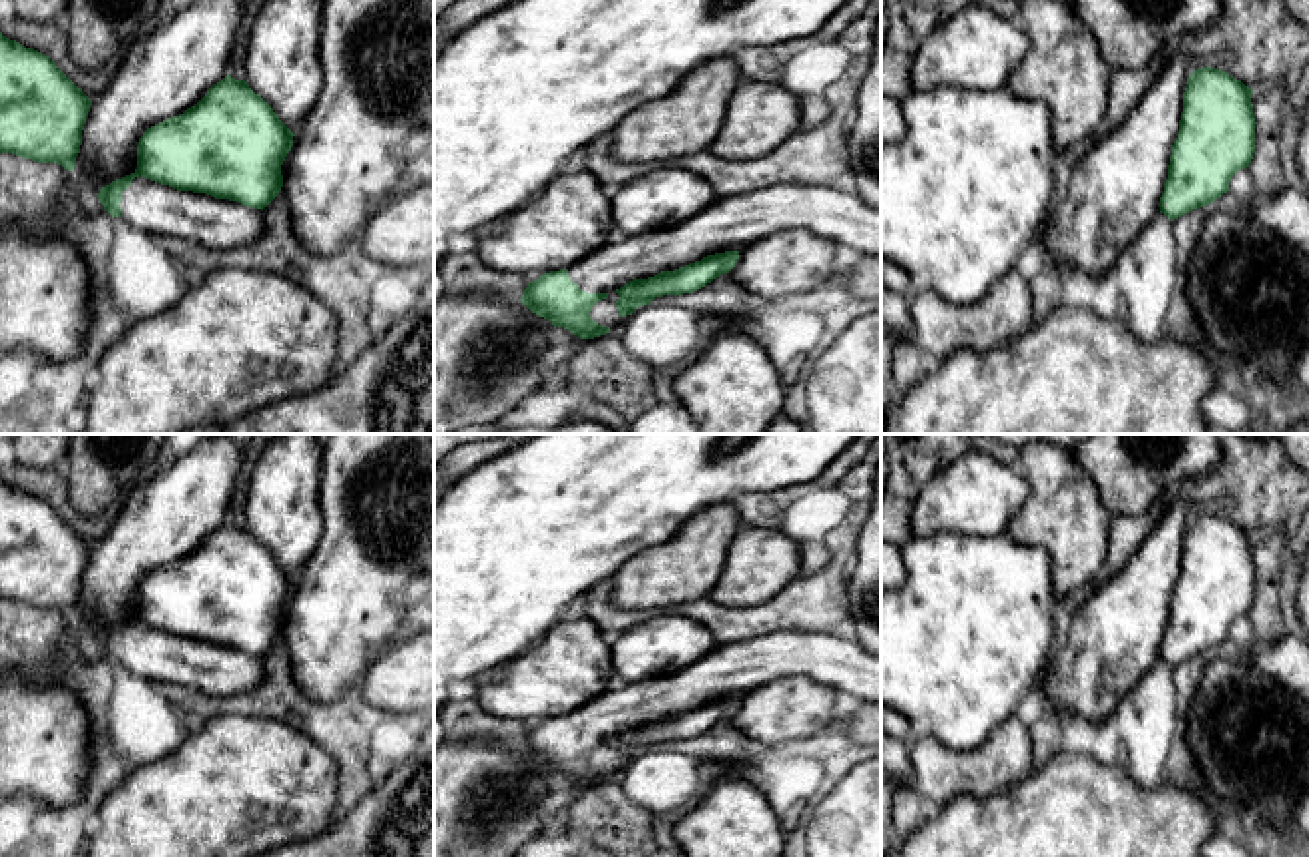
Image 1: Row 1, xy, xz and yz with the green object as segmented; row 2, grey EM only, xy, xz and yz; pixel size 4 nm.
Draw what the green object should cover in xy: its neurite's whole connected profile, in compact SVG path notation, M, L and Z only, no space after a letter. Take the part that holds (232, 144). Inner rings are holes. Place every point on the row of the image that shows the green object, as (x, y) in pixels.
M227 74L195 106L147 128L137 142L137 169L102 187L98 199L112 217L151 235L237 247L263 235L263 209L283 187L281 165L293 136L245 80Z

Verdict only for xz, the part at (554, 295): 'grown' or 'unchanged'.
grown

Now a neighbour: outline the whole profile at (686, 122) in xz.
M733 58L701 64L671 96L628 114L606 140L604 151L618 163L638 165L709 149L741 82Z

